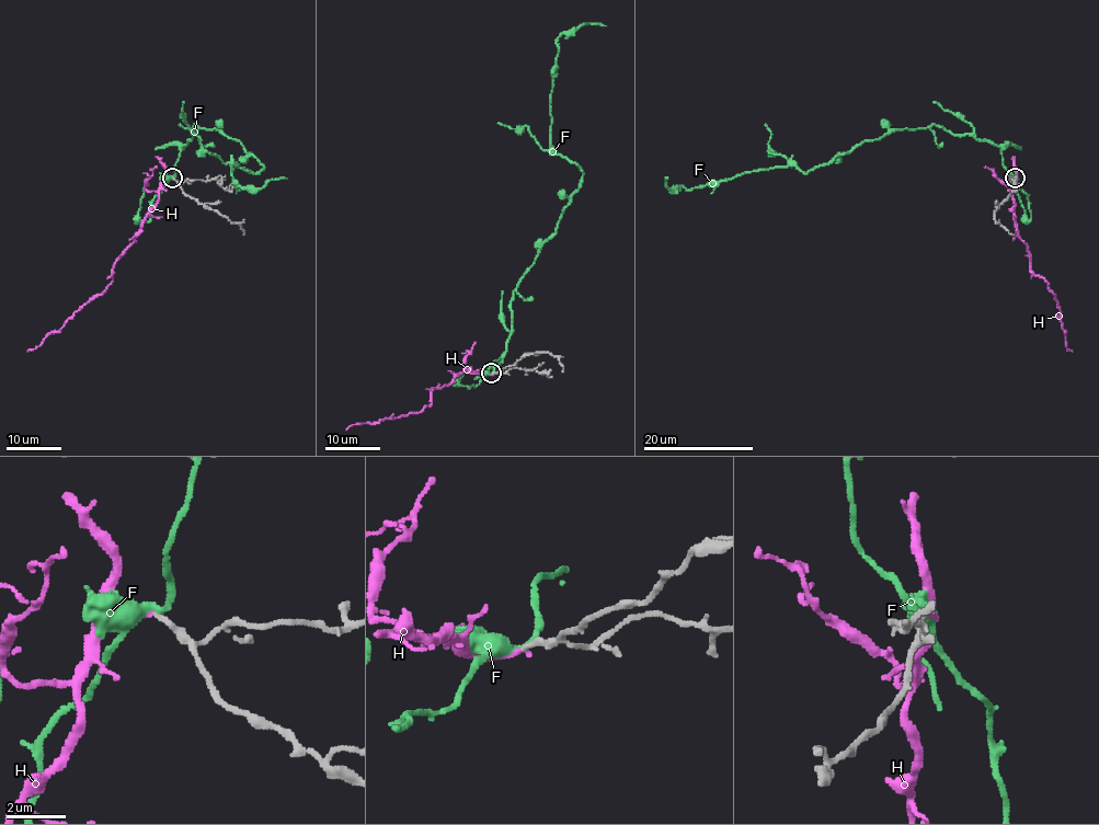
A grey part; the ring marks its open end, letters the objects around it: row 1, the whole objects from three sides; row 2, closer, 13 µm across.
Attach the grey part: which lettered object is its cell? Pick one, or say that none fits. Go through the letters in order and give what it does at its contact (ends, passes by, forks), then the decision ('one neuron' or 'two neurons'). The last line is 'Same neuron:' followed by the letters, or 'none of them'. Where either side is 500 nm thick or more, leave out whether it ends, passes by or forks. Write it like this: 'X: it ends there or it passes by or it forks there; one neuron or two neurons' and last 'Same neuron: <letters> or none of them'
F: it passes by; two neurons
H: it ends there; two neurons
Same neuron: none of them

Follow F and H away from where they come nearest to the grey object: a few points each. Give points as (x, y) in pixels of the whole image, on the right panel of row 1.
F: (1016, 179), (997, 145), (931, 125), (891, 128), (805, 173), (745, 171), (691, 190), (670, 187), (667, 179)
H: (1016, 179), (1012, 218), (1017, 235), (1027, 245), (1031, 271), (1054, 294), (1065, 346), (1072, 352)

